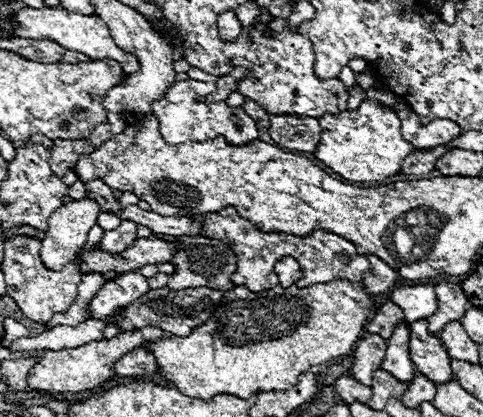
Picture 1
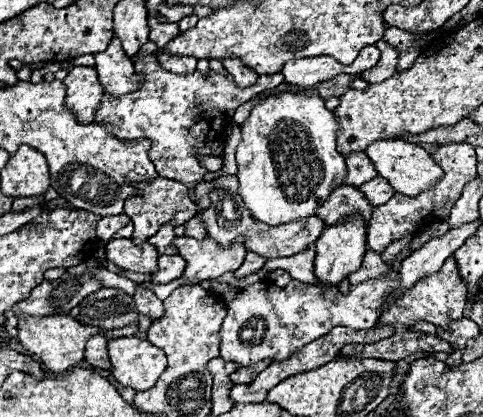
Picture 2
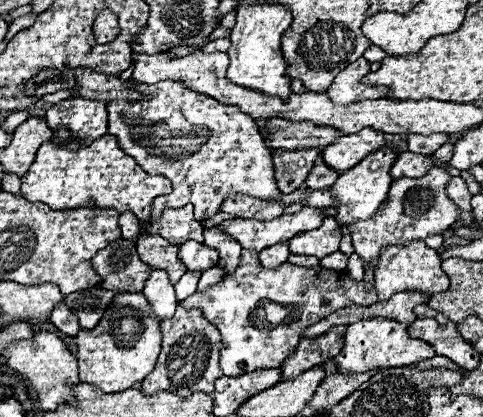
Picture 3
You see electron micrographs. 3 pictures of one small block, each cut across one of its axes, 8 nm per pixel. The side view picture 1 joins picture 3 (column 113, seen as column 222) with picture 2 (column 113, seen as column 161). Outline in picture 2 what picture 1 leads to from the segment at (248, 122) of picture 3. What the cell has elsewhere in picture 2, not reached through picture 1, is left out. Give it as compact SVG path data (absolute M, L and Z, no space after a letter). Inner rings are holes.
M154 54L144 56L136 62L138 72L142 72L144 84L126 96L110 98L104 94L104 100L100 102L100 108L96 112L98 122L106 122L108 130L118 136L120 140L136 140L136 138L148 138L152 140L150 160L154 160L154 166L158 170L158 176L178 180L190 188L190 198L194 200L194 184L202 180L206 170L198 164L196 154L212 154L210 148L214 140L222 140L224 128L230 120L234 110L254 98L256 94L276 88L284 82L284 76L280 72L270 76L260 76L258 84L250 88L238 88L230 76L222 76L218 72L212 74L200 74L192 72L190 76L176 76L162 68L158 58Z

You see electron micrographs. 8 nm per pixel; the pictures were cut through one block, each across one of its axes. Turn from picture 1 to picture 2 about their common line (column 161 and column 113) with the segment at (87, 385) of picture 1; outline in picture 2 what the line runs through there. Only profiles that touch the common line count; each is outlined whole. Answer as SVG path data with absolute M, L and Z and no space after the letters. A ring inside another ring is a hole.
M68 314L66 316L44 316L42 320L34 320L32 316L20 316L18 318L18 342L24 344L24 348L30 350L32 354L40 356L46 370L54 372L54 374L66 374L68 370L76 368L78 362L84 360L86 342L90 340L90 336L106 334L112 340L112 338L120 338L120 336L132 336L136 332L138 332L138 324L130 324L130 326L114 328L114 330L86 328L86 326L78 324L76 320L70 320Z

